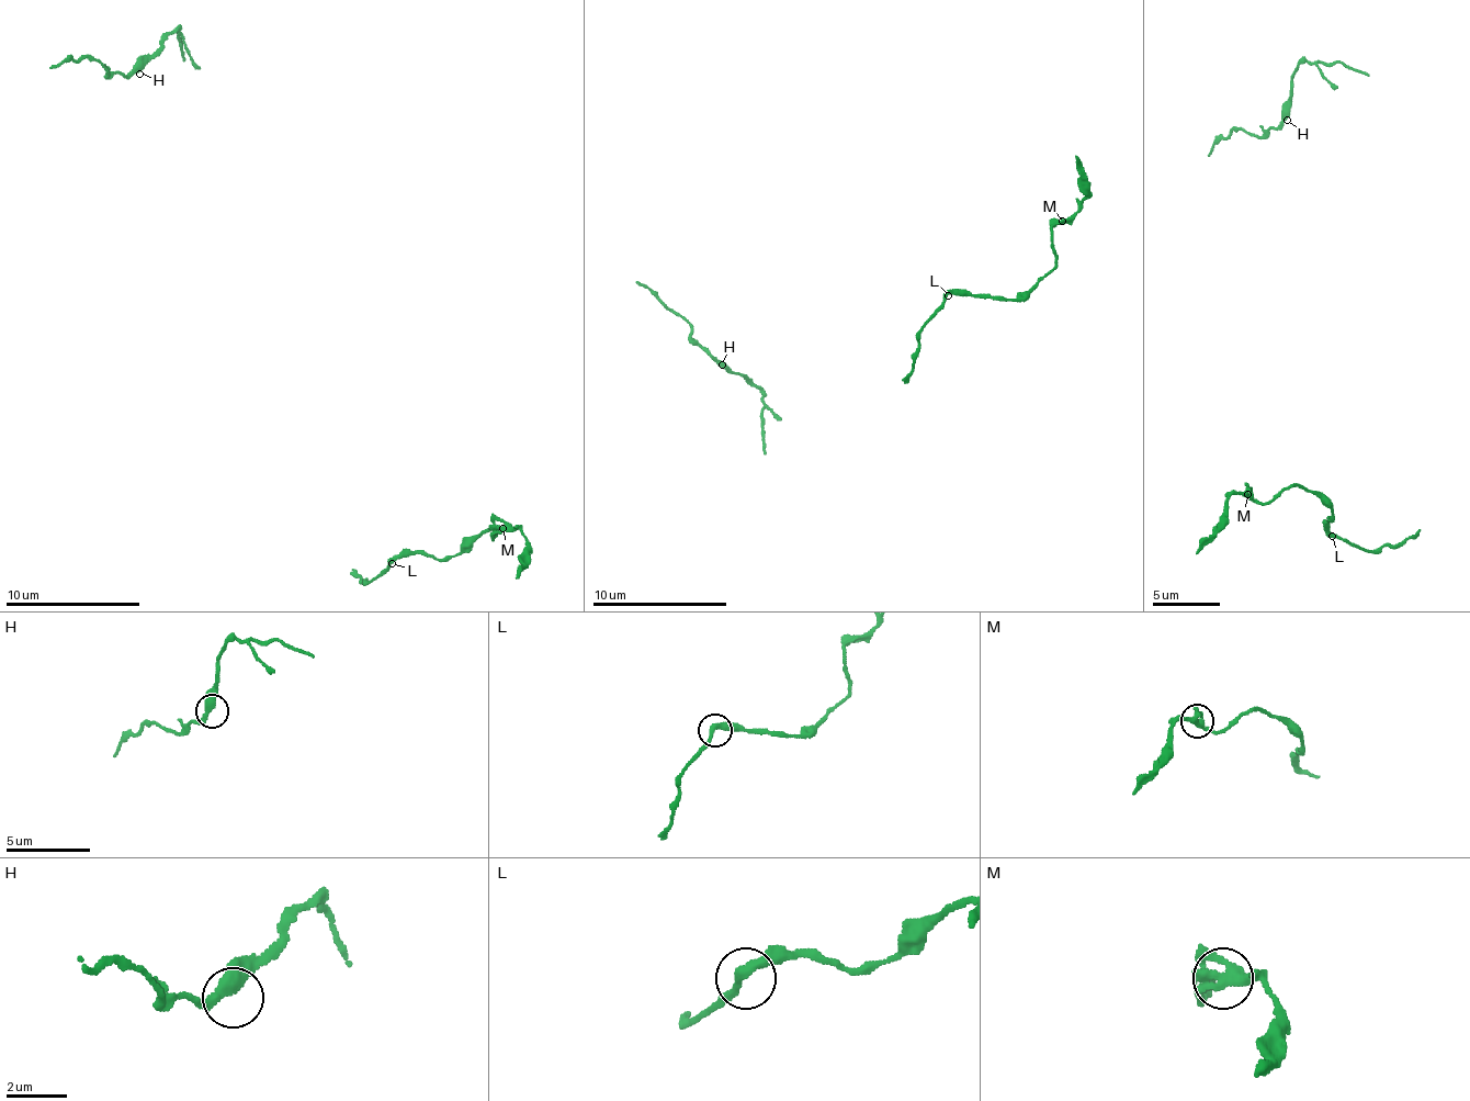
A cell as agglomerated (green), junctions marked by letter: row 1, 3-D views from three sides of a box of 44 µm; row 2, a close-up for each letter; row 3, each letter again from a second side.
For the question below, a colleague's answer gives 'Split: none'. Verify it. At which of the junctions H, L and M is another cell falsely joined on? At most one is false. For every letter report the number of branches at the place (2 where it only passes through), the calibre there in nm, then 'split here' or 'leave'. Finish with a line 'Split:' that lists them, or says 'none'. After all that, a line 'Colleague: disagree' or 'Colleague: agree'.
H: branches 2; calibre 380 nm; leave
L: branches 2; calibre 320 nm; leave
M: branches 3; calibre 300 nm; leave
Split: none
Colleague: agree

